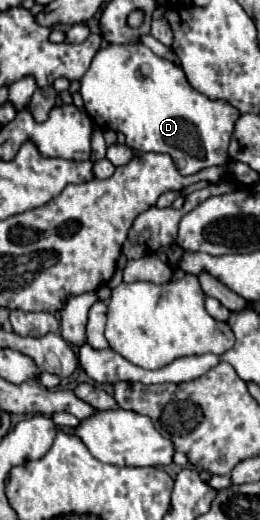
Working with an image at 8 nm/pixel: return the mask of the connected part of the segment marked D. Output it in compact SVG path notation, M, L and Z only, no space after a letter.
M144 44L104 46L94 56L90 70L84 74L80 94L86 112L102 130L122 132L126 136L126 144L134 150L156 150L170 154L178 172L184 176L196 174L208 166L224 166L228 162L228 144L234 132L234 122L240 118L240 112L224 100L208 100L204 94L200 94L188 84L182 68L156 56Z

